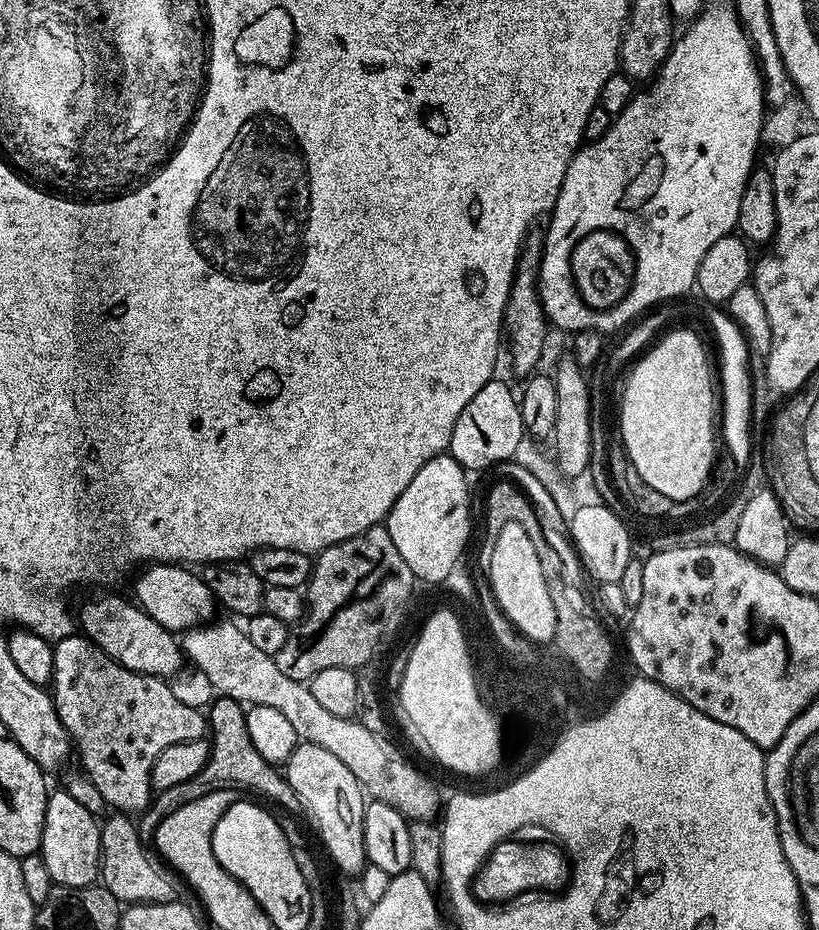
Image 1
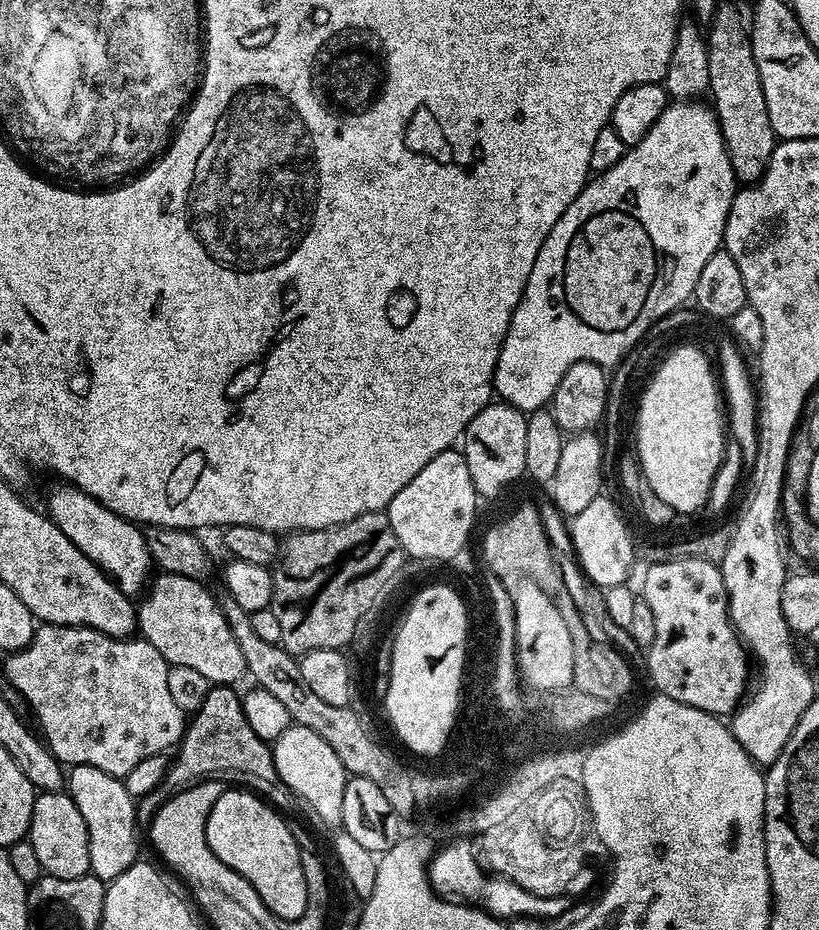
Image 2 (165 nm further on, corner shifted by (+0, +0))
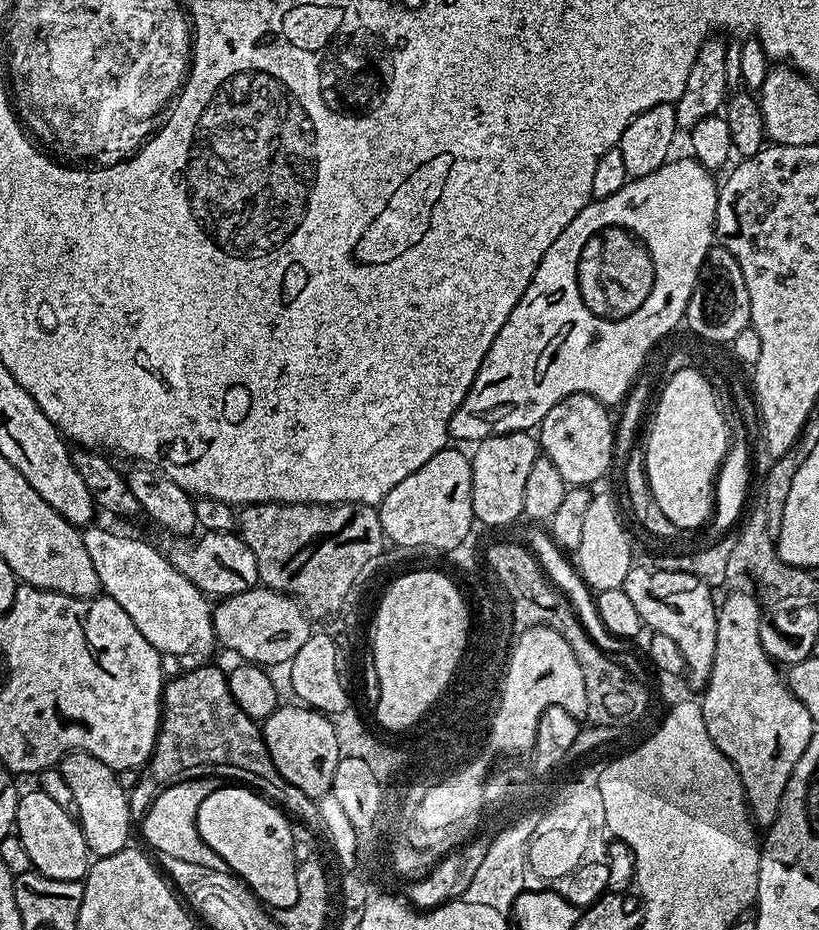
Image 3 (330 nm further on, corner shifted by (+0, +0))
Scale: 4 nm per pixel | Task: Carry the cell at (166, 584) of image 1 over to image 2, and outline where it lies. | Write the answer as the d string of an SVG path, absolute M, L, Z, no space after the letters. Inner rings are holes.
M60 482L57 485L48 496L48 519L54 521L58 530L62 530L62 534L66 534L66 538L70 538L70 542L90 558L90 562L97 564L116 583L122 594L129 598L139 597L154 576L152 554L146 546L144 528L114 514L74 484Z

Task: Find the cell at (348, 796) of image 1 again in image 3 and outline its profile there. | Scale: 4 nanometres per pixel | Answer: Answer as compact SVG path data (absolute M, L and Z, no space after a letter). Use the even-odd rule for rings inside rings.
M307 706L284 707L277 707L262 724L270 758L286 782L298 786L298 790L307 796L327 796L331 793L334 770L341 759L333 721L323 712L315 712Z

